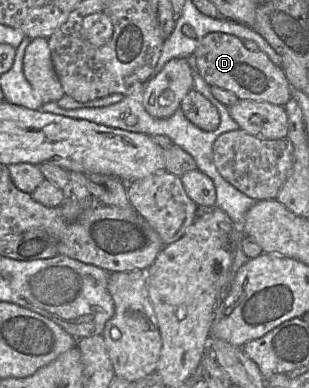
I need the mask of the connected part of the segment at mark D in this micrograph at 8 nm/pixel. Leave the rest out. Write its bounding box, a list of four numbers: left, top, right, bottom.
[194,32,291,106]

